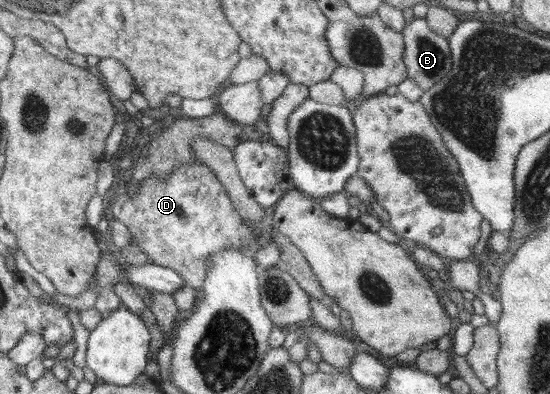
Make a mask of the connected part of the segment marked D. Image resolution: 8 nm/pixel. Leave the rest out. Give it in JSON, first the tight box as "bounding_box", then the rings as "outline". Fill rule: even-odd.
{"bounding_box":[108,163,262,290],"outline":[[[202,163],[172,170],[172,174],[166,180],[148,178],[144,180],[144,184],[140,184],[134,196],[128,196],[121,188],[118,188],[109,198],[108,203],[112,208],[114,219],[121,221],[128,228],[131,238],[137,242],[150,264],[179,272],[186,286],[196,290],[204,284],[204,277],[207,276],[207,262],[214,253],[224,249],[242,249],[246,244],[255,242],[260,244],[262,241],[261,236],[255,235],[256,232],[246,225],[230,204],[226,190],[214,176],[214,171]]]}

